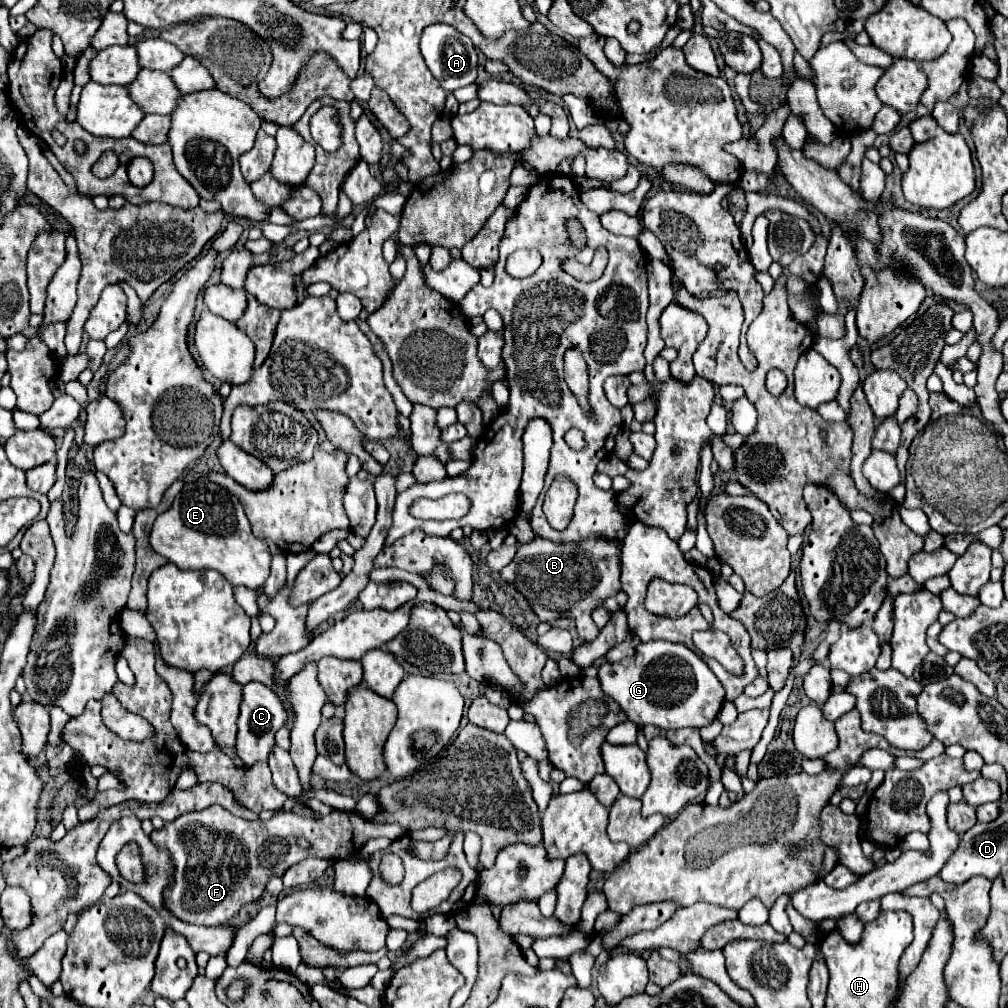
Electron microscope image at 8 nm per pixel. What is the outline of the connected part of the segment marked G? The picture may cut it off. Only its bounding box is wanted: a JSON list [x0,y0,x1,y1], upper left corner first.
[599,639,725,729]

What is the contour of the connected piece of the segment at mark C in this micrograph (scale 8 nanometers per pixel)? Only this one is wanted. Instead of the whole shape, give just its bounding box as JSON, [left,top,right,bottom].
[235,681,287,769]

